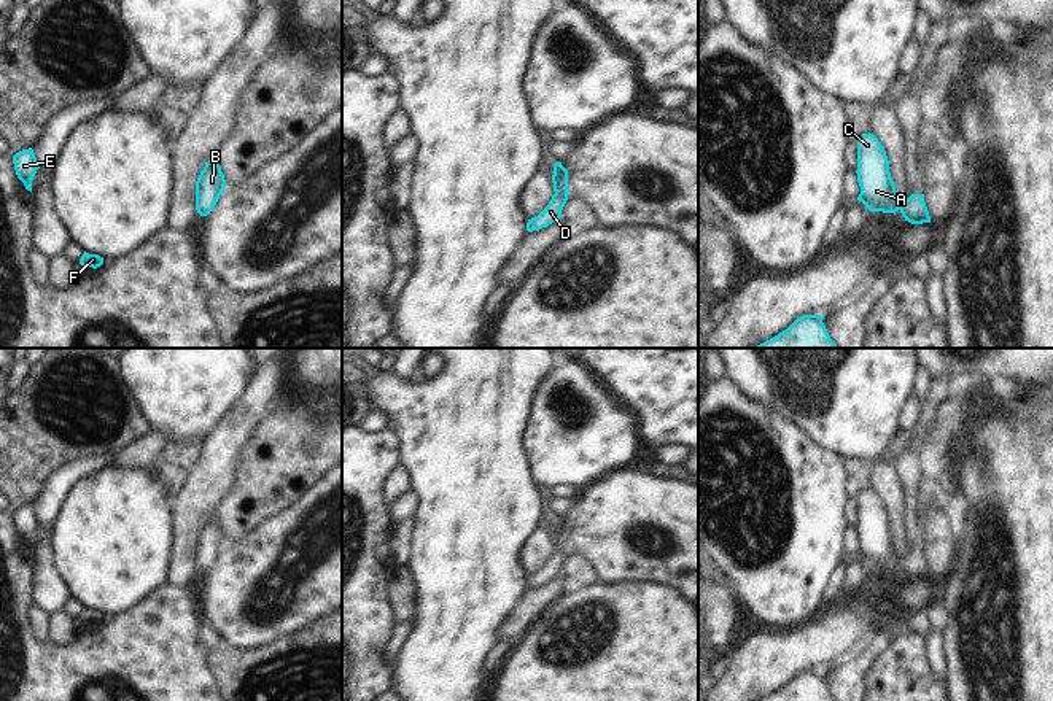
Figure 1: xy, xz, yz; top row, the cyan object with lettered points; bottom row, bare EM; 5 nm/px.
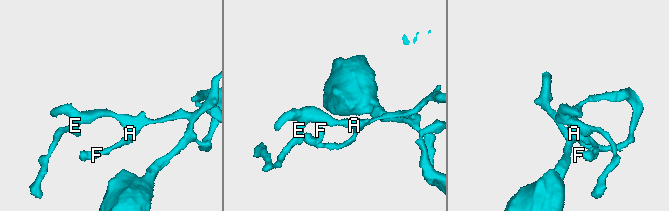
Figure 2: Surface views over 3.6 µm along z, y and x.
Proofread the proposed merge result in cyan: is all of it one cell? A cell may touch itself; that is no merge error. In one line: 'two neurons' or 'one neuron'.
one neuron

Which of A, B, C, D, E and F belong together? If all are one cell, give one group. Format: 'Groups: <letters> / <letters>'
Groups: A B C D E F.

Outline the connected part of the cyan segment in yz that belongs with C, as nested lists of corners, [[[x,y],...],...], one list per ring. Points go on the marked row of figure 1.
[[[862,134],[857,141],[857,197],[870,211],[894,213],[899,210],[911,224],[931,223],[924,194],[911,194],[900,200],[889,173],[886,151],[873,134]]]

